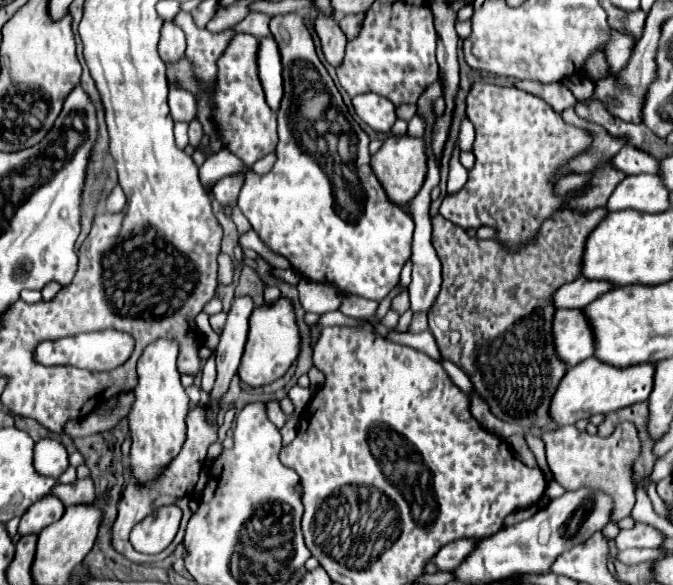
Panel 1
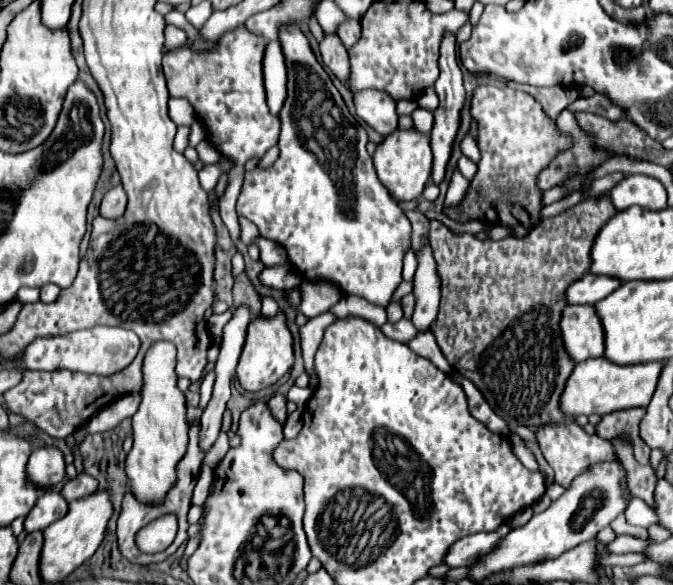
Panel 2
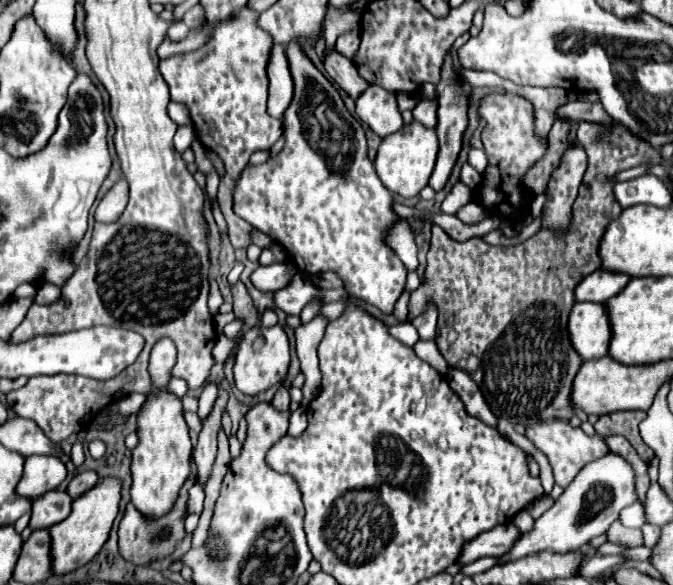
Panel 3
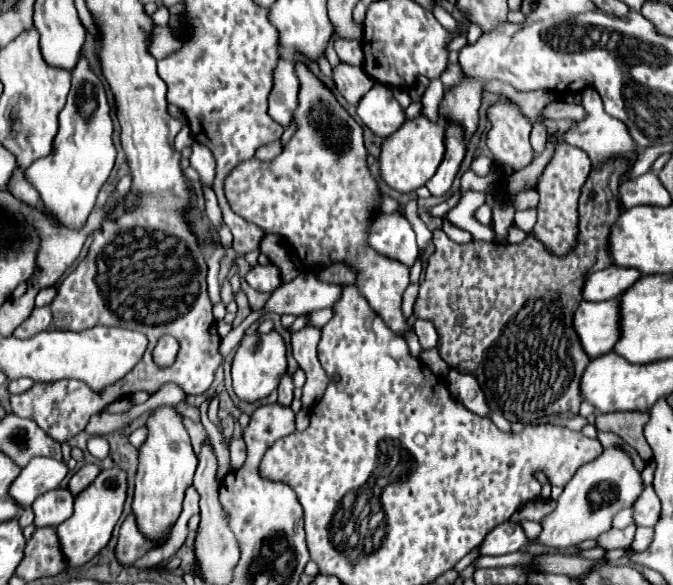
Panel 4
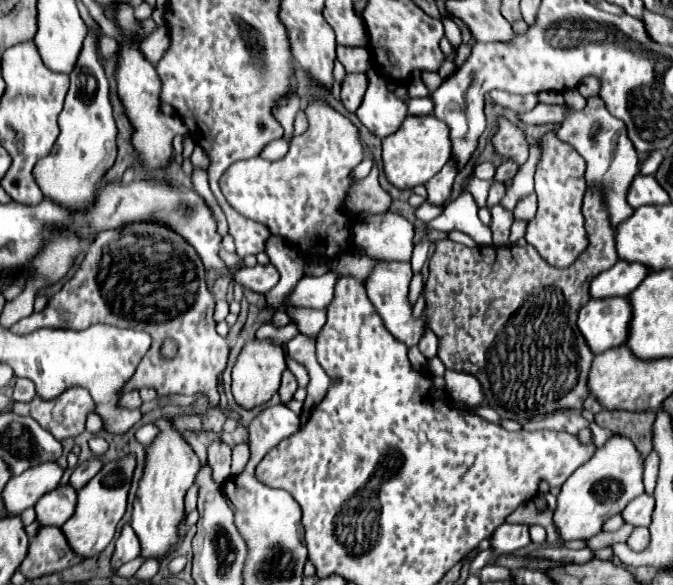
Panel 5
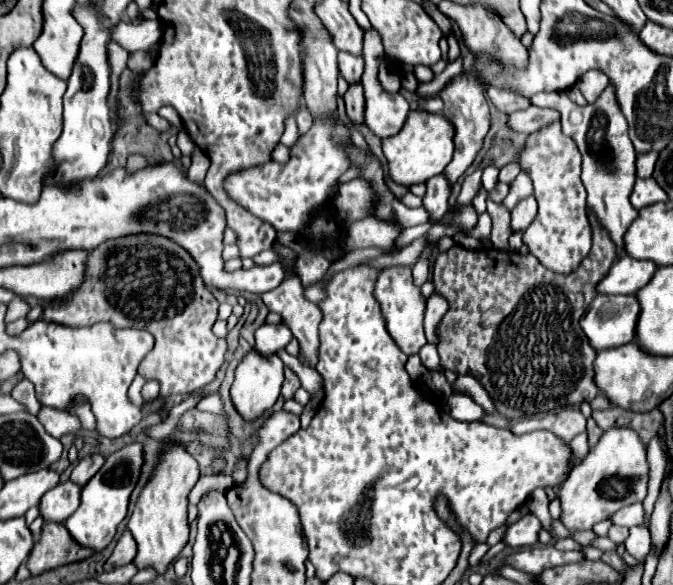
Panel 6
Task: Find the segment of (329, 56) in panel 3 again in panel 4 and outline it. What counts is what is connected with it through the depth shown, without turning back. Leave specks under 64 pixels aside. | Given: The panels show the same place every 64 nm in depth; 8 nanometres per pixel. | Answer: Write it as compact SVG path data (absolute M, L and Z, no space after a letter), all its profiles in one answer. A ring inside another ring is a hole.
M340 62L338 66L332 68L332 78L336 82L338 92L350 104L358 104L358 100L374 84L374 80L368 80L368 76L364 76L364 70L362 68L354 68L352 64L346 64L346 62Z

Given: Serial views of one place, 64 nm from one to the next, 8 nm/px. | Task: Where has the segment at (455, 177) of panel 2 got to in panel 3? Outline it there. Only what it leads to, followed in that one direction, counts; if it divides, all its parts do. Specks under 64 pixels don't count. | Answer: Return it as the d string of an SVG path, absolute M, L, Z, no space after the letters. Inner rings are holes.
M456 182L454 190L450 190L450 194L446 196L446 200L442 204L442 212L456 214L456 210L466 206L470 200L472 200L472 190L464 182Z

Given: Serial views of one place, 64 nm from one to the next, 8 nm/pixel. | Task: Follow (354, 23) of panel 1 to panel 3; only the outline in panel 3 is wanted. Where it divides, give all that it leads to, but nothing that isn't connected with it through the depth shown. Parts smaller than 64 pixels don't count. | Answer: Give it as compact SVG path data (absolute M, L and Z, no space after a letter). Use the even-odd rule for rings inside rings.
M352 28L352 30L348 30L348 32L344 32L344 34L338 36L338 40L336 40L336 50L342 52L344 56L352 58L352 56L356 54L358 44L360 44L360 32L358 32L356 28Z

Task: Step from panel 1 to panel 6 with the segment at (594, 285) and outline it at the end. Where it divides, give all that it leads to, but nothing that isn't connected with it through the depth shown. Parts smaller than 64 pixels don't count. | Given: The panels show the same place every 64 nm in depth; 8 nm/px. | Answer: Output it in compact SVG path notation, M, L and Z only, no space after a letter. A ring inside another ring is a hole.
M620 256L610 272L598 282L598 294L636 294L656 272L652 264L644 264L642 260L628 260L628 256Z

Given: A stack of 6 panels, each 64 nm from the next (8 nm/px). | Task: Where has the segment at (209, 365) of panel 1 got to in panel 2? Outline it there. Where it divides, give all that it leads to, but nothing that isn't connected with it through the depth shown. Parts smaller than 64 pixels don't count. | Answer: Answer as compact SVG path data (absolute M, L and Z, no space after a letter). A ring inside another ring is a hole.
M206 372L200 384L200 406L204 408L212 396L212 386L214 386L214 372Z

